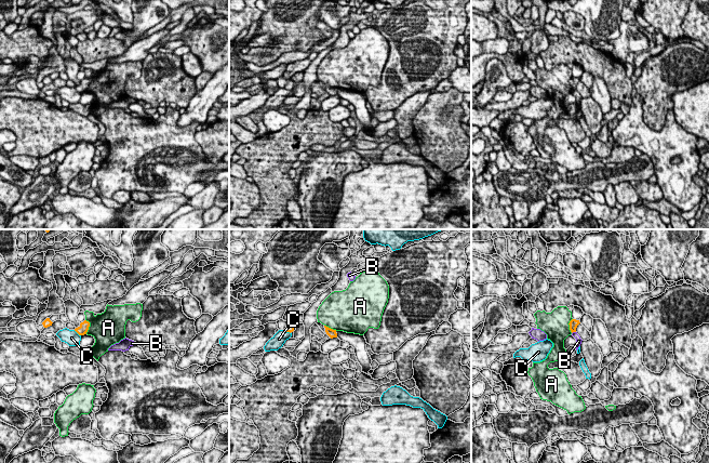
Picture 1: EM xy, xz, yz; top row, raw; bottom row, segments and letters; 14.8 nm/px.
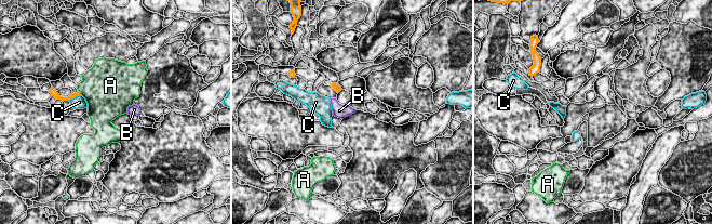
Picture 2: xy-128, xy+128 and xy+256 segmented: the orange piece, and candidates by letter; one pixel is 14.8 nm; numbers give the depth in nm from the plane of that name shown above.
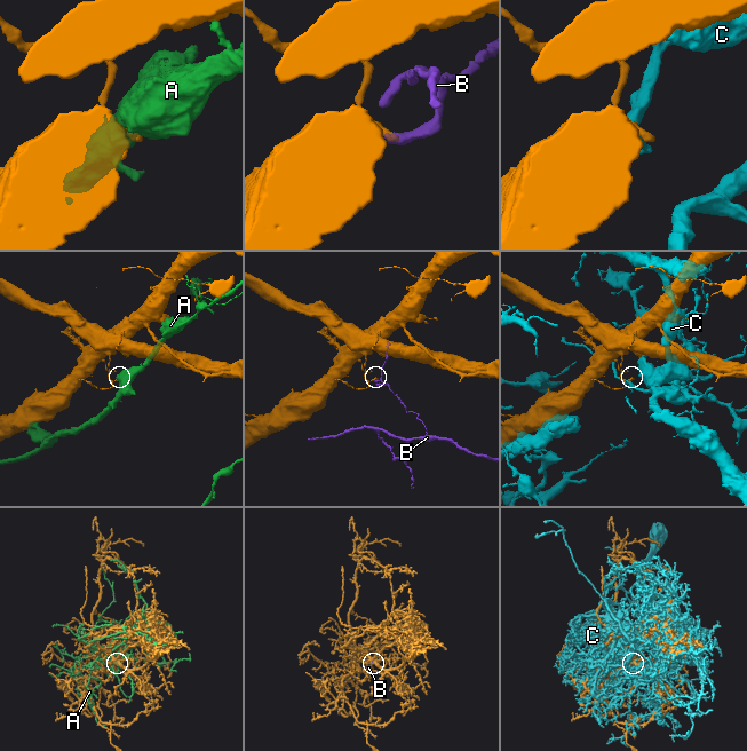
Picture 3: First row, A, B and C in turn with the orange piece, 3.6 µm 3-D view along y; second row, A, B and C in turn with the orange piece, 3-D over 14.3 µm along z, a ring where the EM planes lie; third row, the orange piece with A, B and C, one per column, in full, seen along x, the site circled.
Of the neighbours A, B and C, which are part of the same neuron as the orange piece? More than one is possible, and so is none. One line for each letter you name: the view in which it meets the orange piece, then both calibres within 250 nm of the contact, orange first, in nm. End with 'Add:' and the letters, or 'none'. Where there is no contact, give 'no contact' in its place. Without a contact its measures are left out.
Add: none

